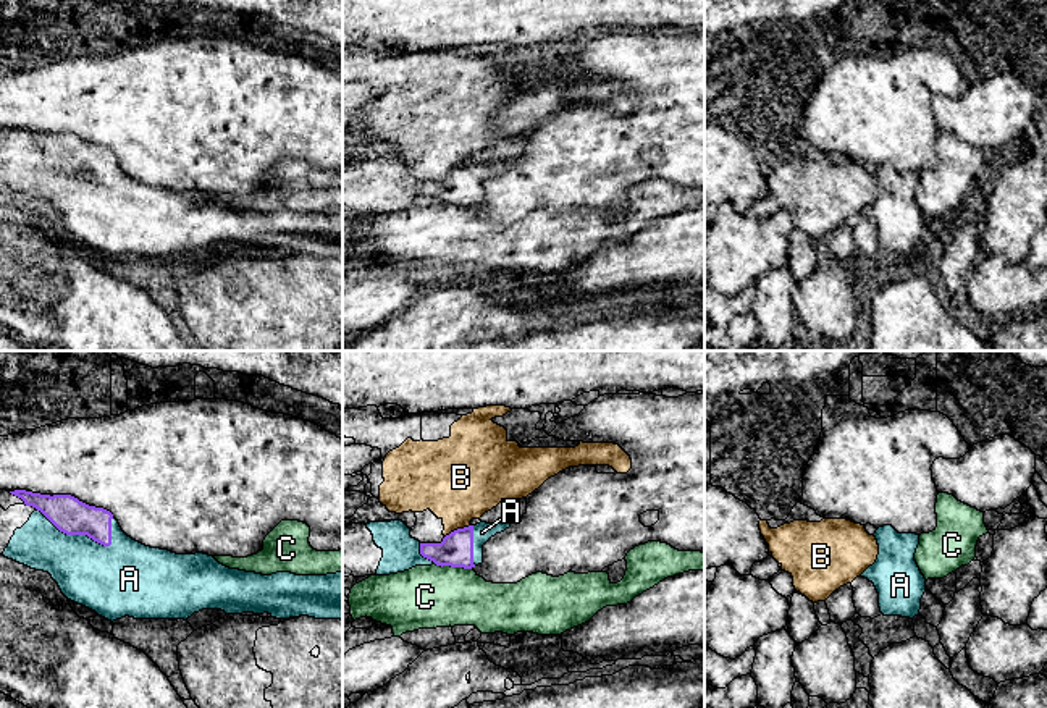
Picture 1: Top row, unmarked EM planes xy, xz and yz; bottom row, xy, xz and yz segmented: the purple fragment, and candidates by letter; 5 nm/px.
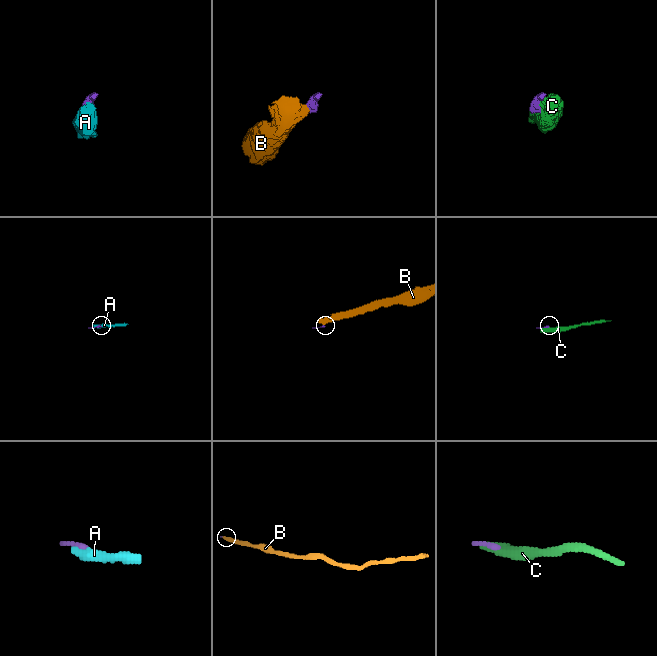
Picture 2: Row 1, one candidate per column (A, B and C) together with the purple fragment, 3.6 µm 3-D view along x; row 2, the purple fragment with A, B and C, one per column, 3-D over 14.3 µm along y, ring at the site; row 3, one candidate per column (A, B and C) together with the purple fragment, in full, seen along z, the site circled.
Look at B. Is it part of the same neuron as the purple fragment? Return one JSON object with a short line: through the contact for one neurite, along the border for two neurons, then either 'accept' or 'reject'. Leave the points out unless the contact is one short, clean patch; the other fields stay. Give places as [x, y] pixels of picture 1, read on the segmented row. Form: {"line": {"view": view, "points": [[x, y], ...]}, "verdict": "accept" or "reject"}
{"line": {"view": "xz", "points": [[469, 524], [451, 530], [445, 537]]}, "verdict": "reject"}

